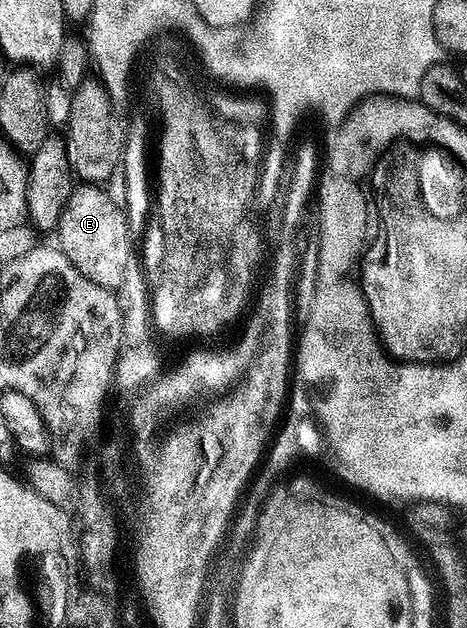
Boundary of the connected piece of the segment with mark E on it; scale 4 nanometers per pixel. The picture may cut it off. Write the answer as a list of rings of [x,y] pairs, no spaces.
[[[80,183],[75,186],[60,216],[58,247],[98,287],[117,290],[123,283],[124,260],[127,258],[127,215],[121,202],[96,183]]]

